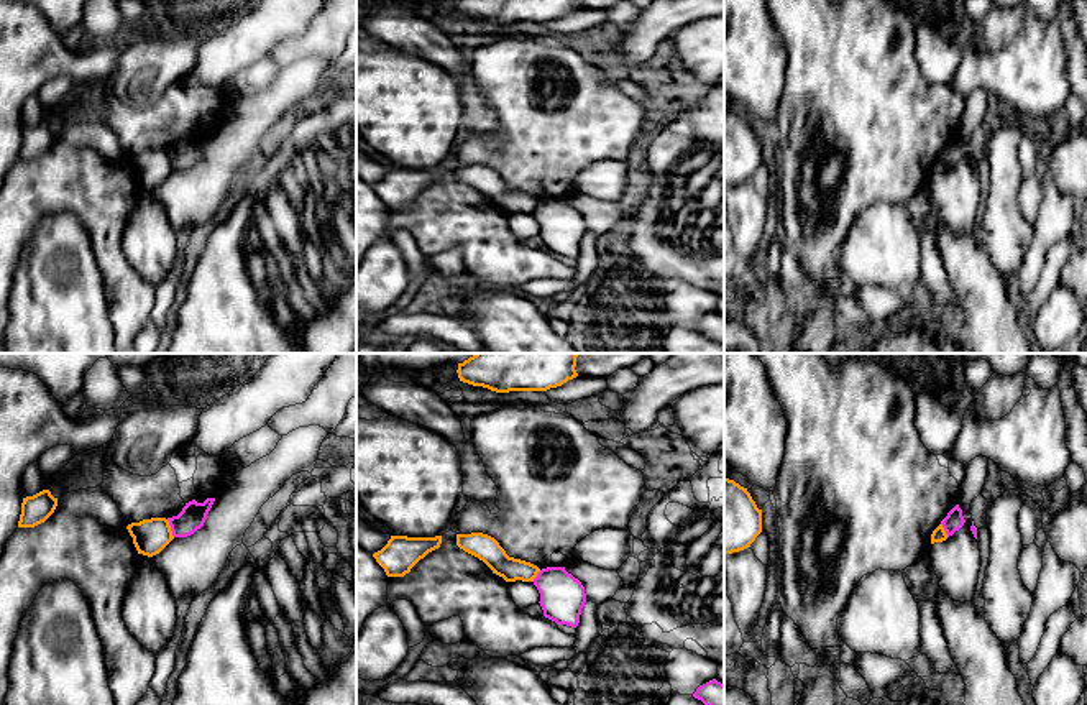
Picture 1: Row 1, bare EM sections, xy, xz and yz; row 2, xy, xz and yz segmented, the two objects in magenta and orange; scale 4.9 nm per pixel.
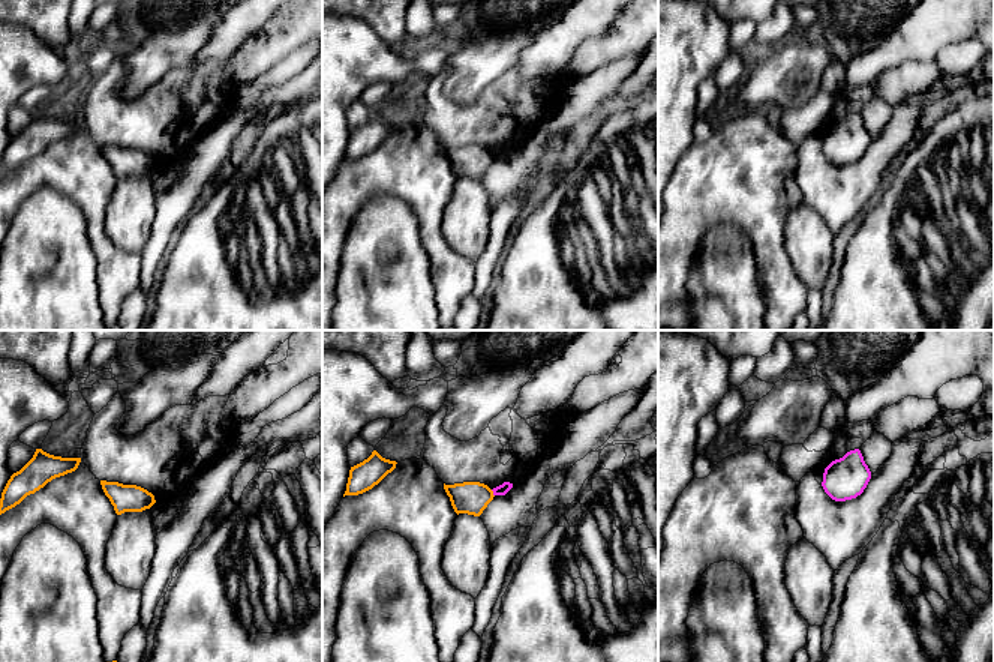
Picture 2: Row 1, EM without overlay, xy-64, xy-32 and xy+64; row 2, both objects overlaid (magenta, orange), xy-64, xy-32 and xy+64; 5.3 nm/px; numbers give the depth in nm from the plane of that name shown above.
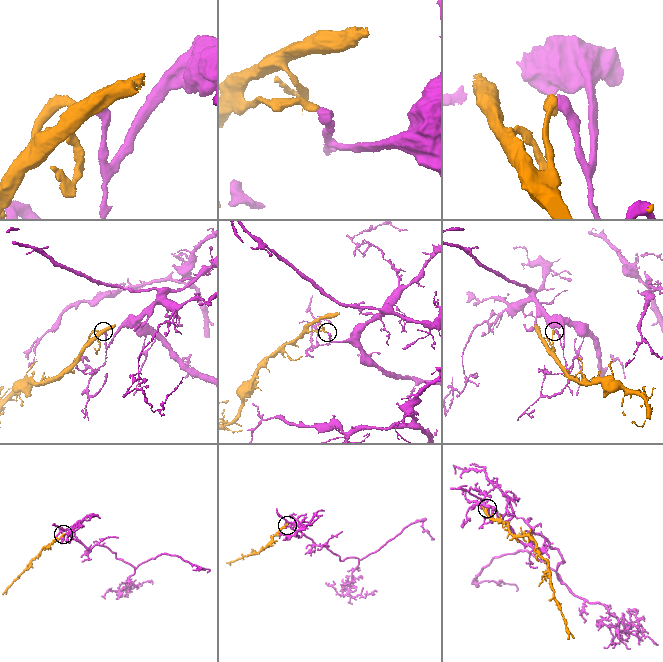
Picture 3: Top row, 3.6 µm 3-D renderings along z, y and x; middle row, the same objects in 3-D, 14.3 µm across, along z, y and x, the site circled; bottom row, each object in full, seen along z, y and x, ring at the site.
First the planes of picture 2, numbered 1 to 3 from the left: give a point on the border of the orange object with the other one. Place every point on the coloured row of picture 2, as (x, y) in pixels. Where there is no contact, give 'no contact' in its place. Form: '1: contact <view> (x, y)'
1: no contact
2: contact xy-32 (494, 493)
3: no contact

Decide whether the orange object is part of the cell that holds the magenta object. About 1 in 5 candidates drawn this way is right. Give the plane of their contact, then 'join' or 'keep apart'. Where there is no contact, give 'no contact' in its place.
contact in xy; keep apart

